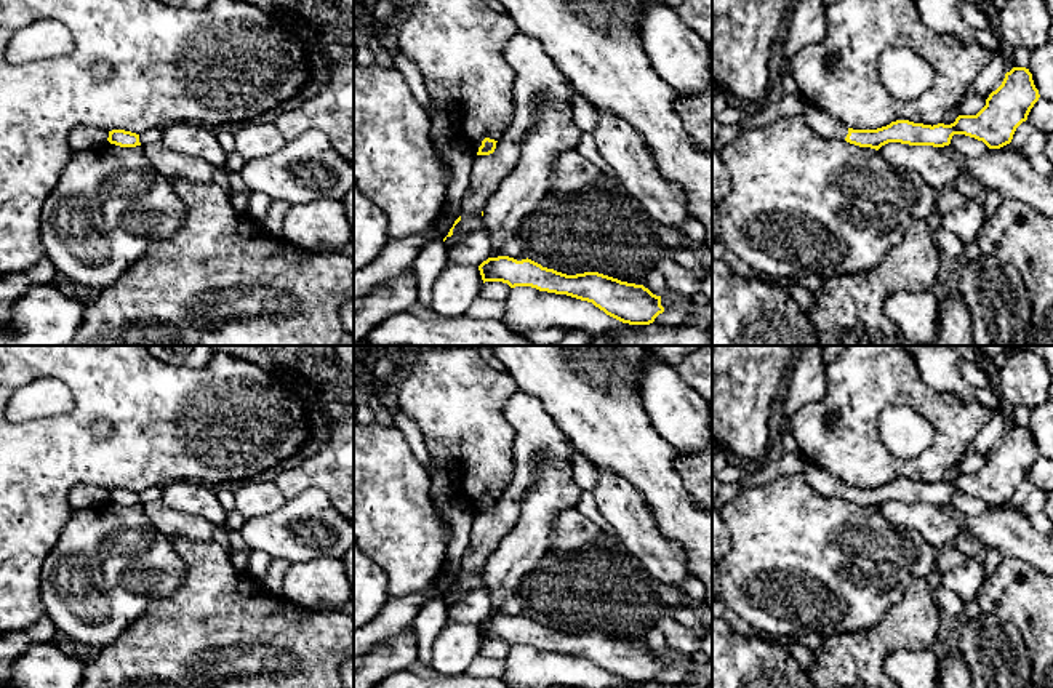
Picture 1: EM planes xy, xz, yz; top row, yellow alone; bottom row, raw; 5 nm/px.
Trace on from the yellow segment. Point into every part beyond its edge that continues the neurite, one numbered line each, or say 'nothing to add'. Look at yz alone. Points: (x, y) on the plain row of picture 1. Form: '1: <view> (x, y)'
1: yz (821, 482)

